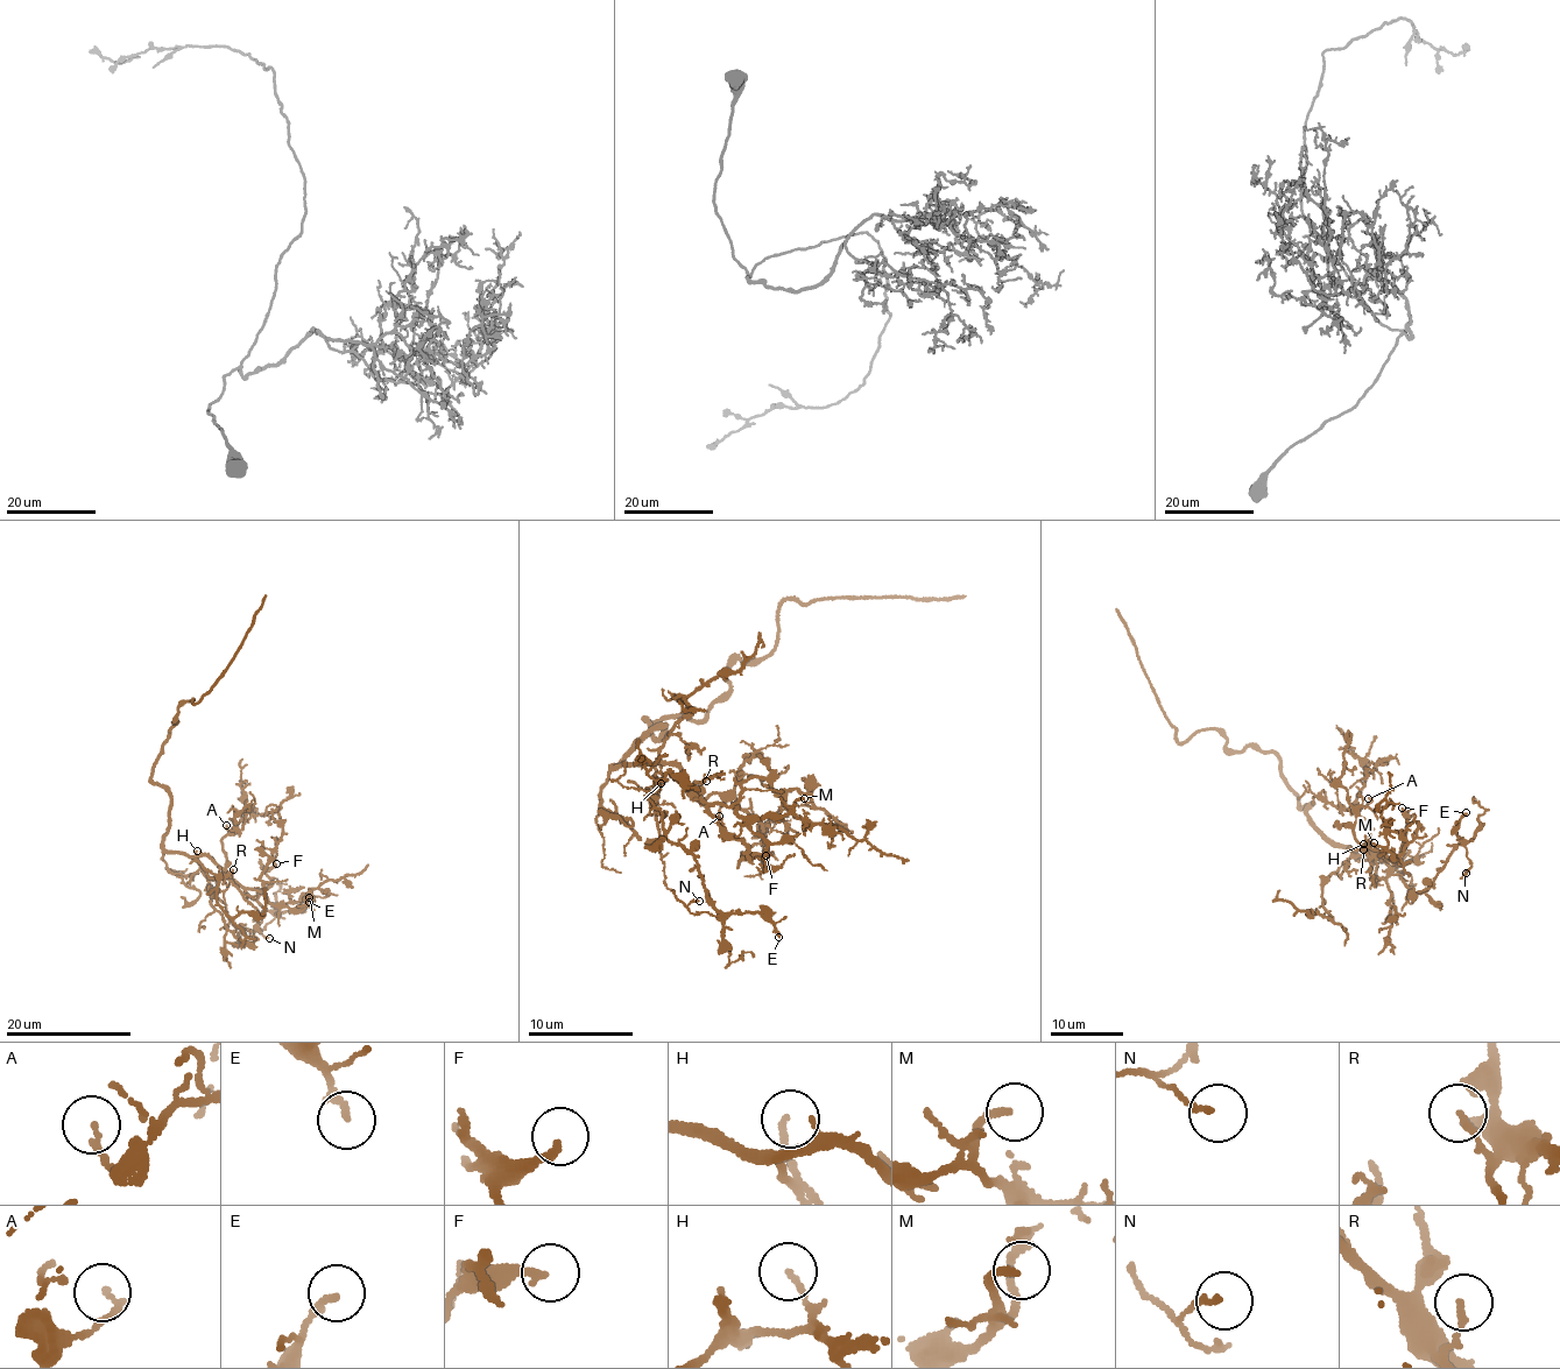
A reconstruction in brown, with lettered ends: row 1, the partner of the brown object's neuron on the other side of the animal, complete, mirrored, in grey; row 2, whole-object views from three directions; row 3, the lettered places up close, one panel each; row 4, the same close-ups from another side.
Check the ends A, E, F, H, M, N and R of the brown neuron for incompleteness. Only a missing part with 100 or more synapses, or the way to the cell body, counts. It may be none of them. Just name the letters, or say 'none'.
F, M

